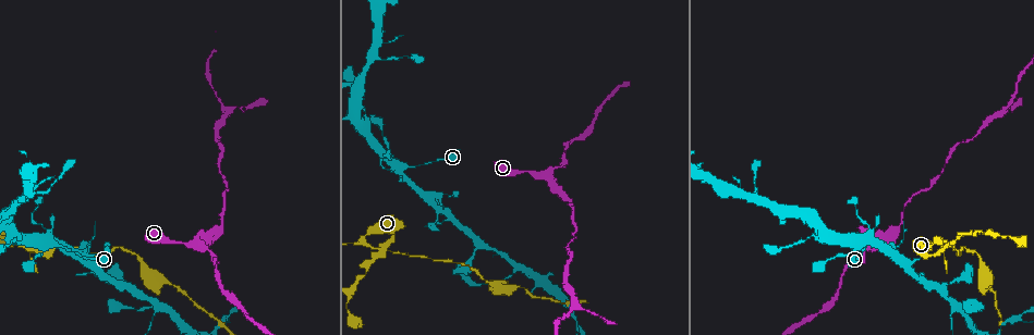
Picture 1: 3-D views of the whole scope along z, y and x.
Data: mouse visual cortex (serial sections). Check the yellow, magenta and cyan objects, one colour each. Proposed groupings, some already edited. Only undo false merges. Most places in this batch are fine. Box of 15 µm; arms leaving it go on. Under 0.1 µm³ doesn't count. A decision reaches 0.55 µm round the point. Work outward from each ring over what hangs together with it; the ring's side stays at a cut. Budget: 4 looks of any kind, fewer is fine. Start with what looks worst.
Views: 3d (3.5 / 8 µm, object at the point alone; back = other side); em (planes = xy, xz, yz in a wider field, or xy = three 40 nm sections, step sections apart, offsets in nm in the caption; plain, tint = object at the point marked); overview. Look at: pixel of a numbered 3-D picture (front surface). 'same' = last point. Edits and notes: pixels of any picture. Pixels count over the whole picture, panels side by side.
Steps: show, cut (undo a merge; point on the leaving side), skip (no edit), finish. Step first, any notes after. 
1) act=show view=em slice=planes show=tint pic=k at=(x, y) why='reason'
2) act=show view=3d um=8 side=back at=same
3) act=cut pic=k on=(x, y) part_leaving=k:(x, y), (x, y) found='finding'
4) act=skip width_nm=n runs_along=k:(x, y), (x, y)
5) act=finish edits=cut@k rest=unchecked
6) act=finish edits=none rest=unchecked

act=show view=3d um=3.5 pic=1 at=(383, 248) why='two arms in line, one across'

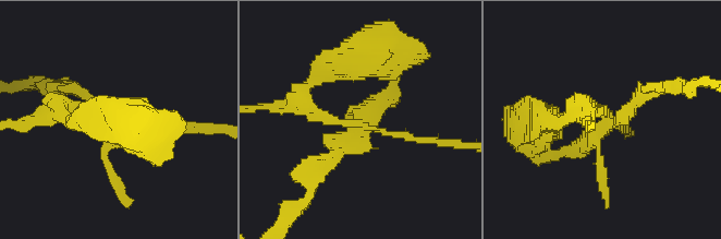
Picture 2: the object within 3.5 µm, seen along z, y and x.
act=show view=em slice=xy step=5 show=tint pic=2 at=(366, 125) why='need the tissue'

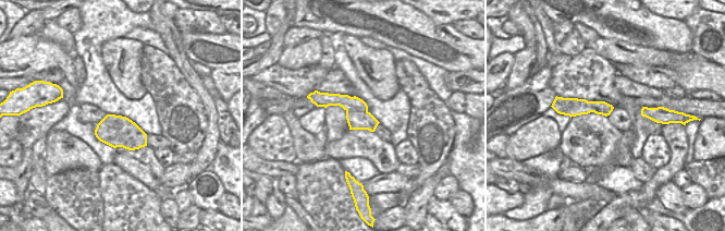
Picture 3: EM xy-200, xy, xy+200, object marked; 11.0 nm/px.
act=cut pic=2 on=(337, 159) part_leaving=2:(563, 153), (608, 123), (620, 123) found='two cells meet here'

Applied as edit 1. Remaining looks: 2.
act=show view=em slice=planes show=tint pic=1 at=(1013, 318) why='thin neck'

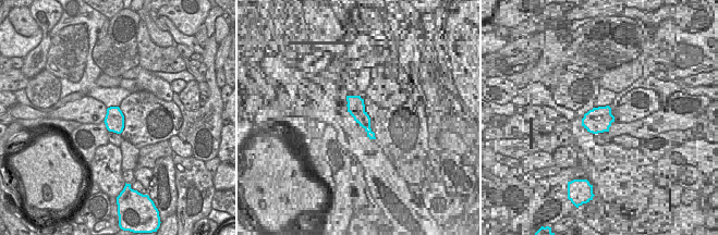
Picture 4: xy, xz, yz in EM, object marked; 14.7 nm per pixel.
act=show view=3d um=3.5 side=back at=same why='wider look'

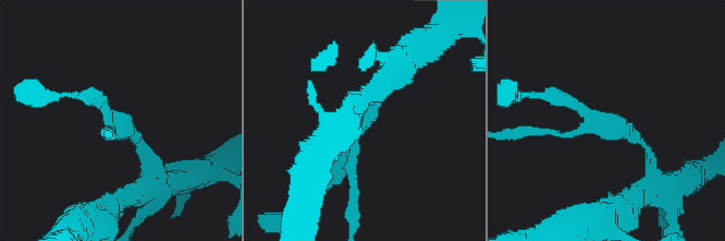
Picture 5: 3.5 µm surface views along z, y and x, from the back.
act=skip found='continuous, no second cell'

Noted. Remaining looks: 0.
act=finish edits=cut@2 rest=unchecked

